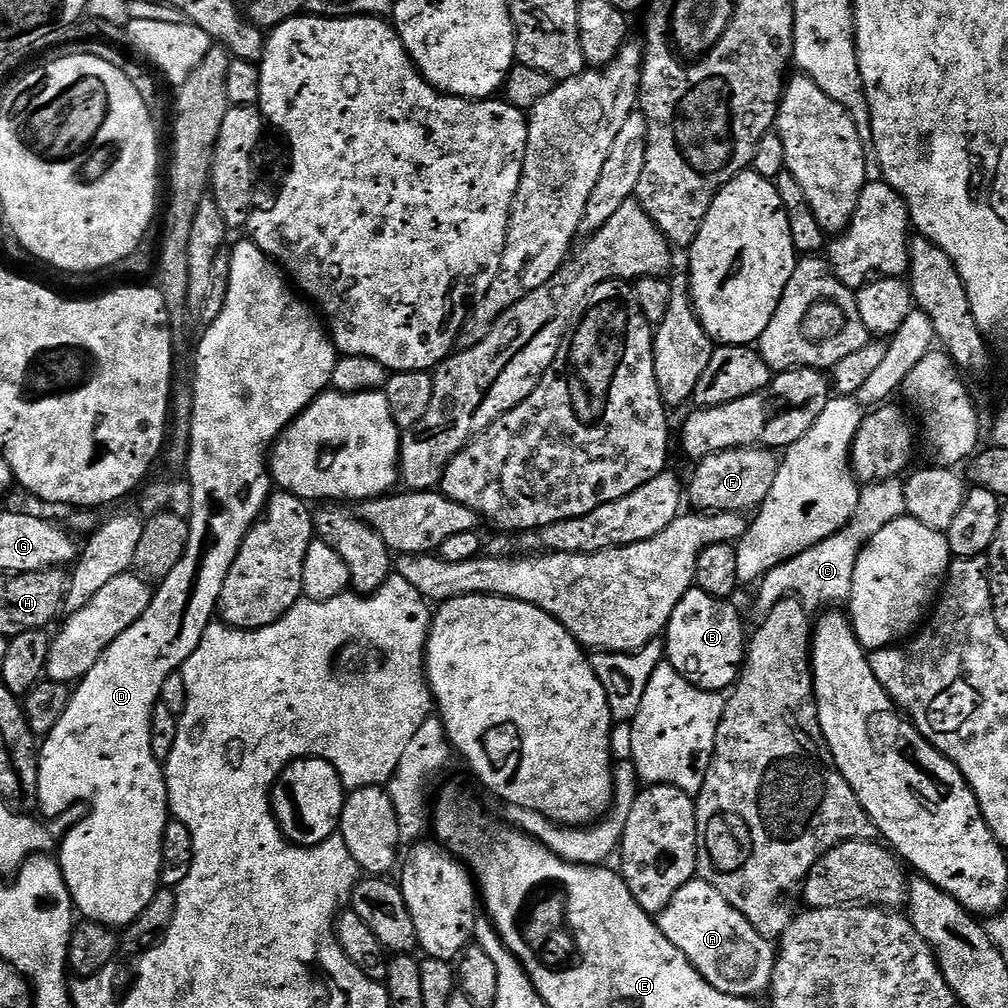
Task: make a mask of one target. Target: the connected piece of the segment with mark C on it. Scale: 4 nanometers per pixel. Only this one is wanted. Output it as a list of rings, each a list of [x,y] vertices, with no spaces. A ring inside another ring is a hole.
[[[903,479],[879,480],[876,484],[861,487],[858,506],[850,522],[846,522],[842,530],[818,542],[818,546],[799,552],[794,558],[782,562],[762,577],[758,584],[760,593],[756,596],[757,610],[760,614],[767,614],[770,610],[774,610],[779,600],[785,598],[795,598],[813,609],[814,607],[823,609],[825,606],[843,605],[852,595],[858,556],[862,554],[870,538],[874,538],[874,534],[878,534],[882,526],[890,526],[890,522],[905,515],[907,511]],[[823,604],[828,605],[823,606]]]

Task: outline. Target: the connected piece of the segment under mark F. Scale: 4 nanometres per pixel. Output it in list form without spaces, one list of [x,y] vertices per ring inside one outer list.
[[[731,448],[725,452],[715,452],[695,465],[692,472],[692,485],[687,485],[686,496],[692,499],[693,509],[704,514],[717,512],[751,513],[763,504],[770,486],[780,469],[780,460],[769,449]]]

